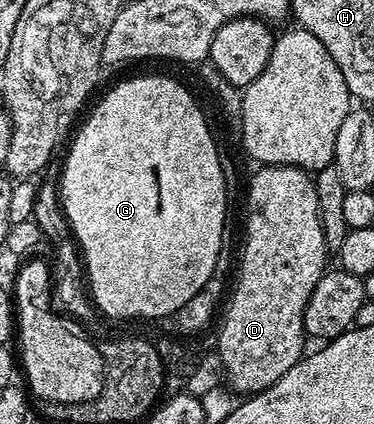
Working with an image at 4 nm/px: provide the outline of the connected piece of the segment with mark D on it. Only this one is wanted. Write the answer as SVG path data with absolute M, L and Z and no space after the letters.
M264 165L259 170L260 172L248 183L248 236L244 239L244 256L240 259L240 272L237 275L235 272L234 286L227 296L226 310L223 312L223 315L225 314L224 324L220 327L220 359L224 362L225 373L228 374L227 386L233 392L239 393L238 391L241 391L241 396L244 397L254 395L258 391L267 391L269 387L275 385L278 377L290 373L290 369L294 369L294 365L305 354L304 314L306 313L306 301L310 301L310 293L314 293L314 285L318 285L318 281L324 275L326 268L329 266L328 258L330 258L330 252L322 233L315 178L300 167L270 167Z

